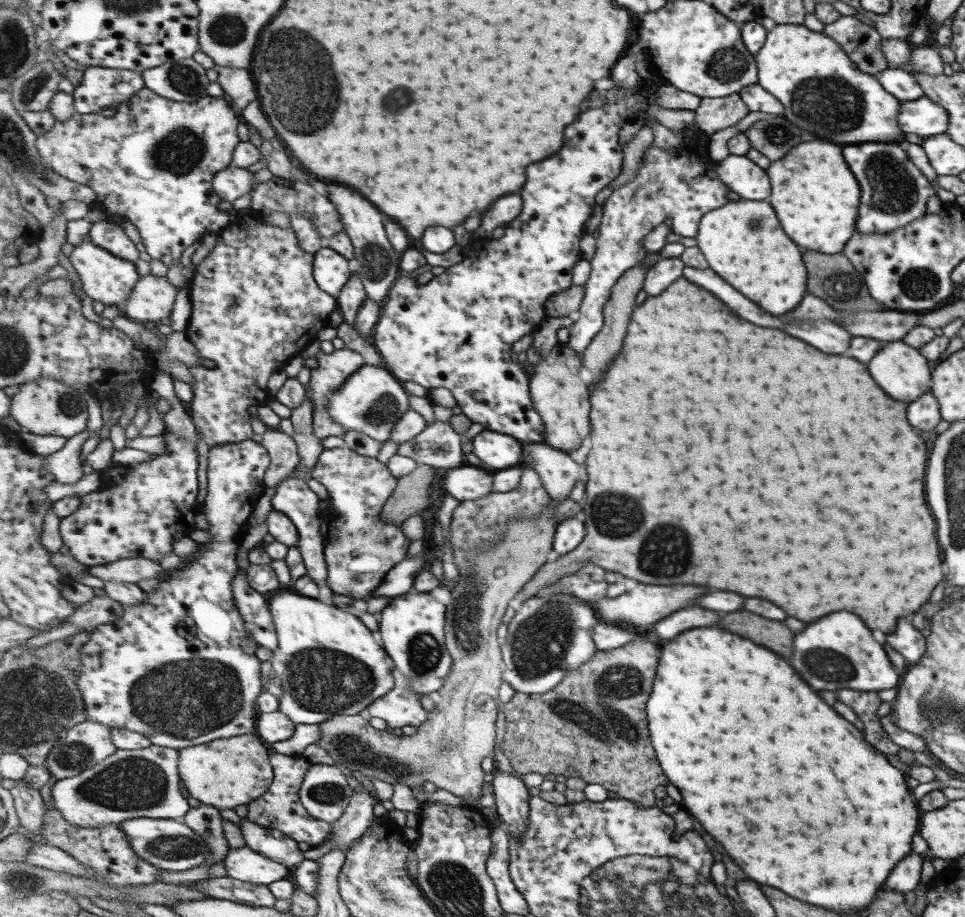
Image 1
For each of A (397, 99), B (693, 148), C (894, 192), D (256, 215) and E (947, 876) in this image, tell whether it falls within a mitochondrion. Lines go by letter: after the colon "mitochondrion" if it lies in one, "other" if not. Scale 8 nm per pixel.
A: mitochondrion
B: other
C: mitochondrion
D: other
E: other

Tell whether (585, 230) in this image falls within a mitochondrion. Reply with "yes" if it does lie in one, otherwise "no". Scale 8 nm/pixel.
no

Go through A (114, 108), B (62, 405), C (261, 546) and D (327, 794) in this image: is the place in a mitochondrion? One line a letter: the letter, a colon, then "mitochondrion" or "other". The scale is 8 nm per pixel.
A: other
B: mitochondrion
C: other
D: mitochondrion

